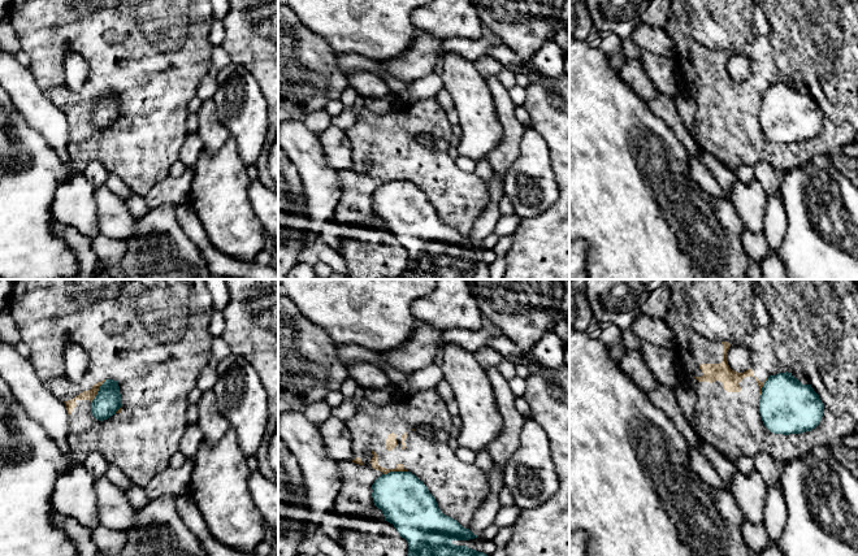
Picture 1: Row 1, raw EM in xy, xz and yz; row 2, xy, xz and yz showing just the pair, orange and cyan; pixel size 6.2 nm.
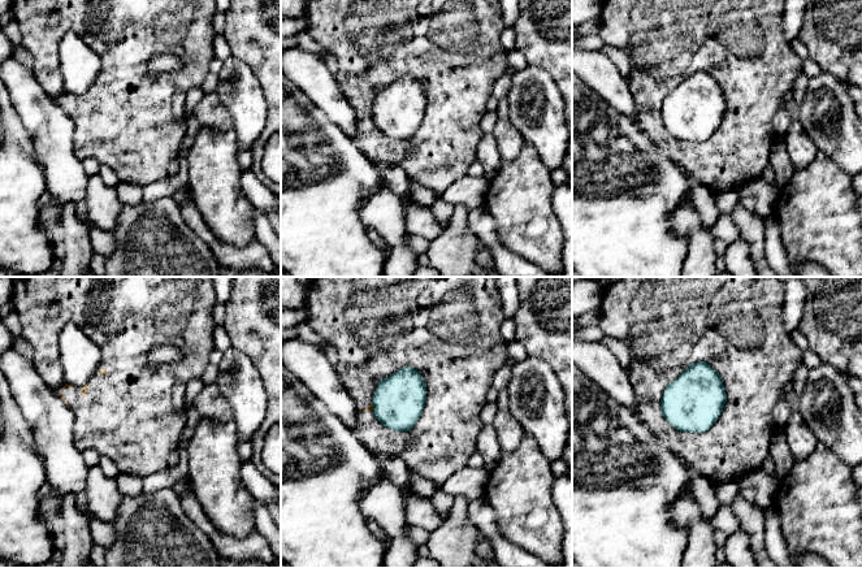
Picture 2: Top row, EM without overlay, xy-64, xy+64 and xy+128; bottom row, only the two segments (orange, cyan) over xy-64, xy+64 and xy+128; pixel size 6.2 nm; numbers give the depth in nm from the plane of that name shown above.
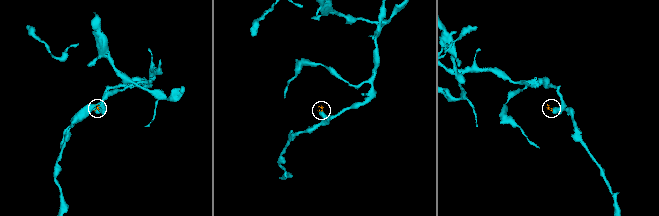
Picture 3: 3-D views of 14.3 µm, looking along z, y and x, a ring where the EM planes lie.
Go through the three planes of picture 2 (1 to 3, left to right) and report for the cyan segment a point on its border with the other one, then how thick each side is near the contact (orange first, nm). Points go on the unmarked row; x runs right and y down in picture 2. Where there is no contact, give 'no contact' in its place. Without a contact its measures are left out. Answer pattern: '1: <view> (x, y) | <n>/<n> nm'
1: no contact
2: xy+64 (372, 116) | 50/320 nm
3: no contact

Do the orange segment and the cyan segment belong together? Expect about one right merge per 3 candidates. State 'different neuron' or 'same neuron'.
different neuron

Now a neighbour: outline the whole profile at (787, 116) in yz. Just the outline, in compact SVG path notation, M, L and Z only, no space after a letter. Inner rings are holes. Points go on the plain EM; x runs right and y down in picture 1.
M792 82L770 84L762 96L759 122L774 143L801 143L815 138L824 113L811 94L802 94Z

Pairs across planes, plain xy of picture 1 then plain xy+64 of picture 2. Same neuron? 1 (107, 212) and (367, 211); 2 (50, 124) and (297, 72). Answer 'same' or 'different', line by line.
1: different
2: same

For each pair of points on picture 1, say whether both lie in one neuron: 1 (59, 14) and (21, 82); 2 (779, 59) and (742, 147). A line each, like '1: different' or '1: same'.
1: different
2: same

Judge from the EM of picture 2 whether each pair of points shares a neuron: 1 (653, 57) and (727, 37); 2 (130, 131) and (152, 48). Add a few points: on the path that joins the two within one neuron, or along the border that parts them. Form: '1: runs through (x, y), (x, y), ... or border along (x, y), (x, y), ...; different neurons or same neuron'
1: runs through (671, 39), (684, 26), (710, 26); same neuron
2: runs through (130, 111), (130, 98), (139, 89), (139, 66); same neuron

